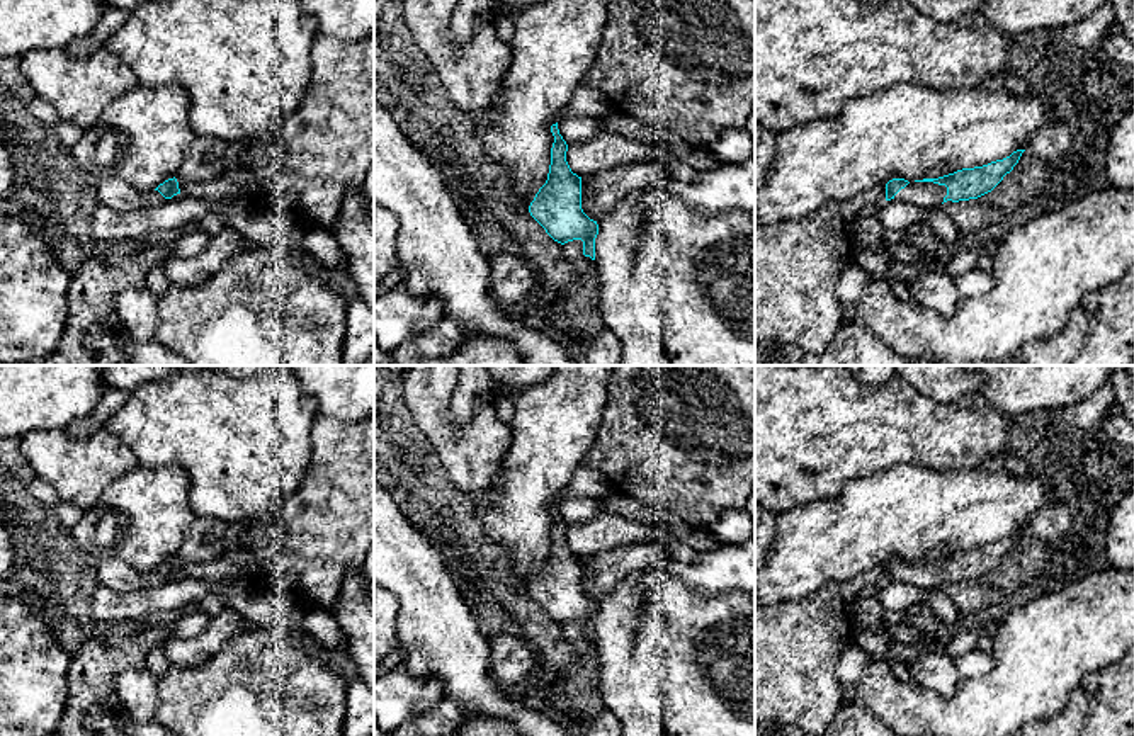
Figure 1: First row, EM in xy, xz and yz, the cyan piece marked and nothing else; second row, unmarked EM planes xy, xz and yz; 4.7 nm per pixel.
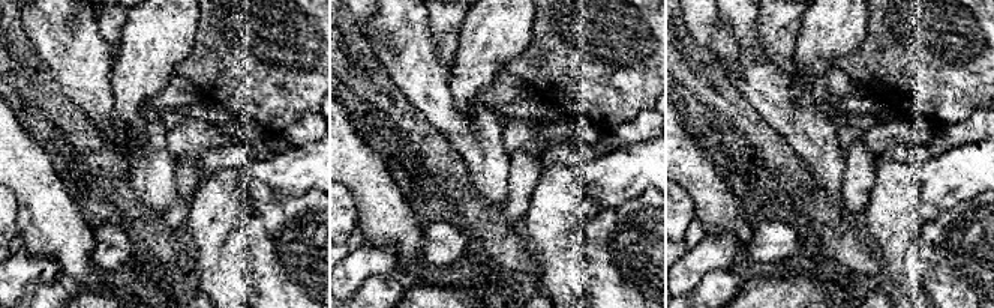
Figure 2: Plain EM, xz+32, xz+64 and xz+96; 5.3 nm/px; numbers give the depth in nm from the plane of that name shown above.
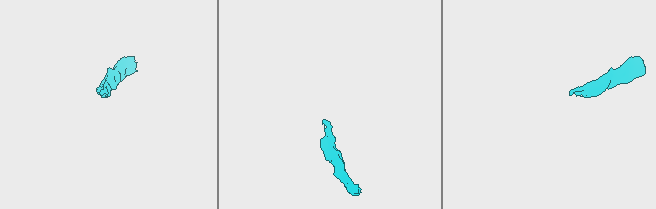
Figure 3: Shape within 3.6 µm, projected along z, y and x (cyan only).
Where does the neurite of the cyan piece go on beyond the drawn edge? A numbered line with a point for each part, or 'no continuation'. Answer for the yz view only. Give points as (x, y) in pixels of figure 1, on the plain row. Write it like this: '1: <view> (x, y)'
1: yz (924, 575)

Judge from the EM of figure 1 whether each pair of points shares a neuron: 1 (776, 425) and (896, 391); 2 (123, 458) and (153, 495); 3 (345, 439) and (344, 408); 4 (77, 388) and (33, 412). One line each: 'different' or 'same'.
1: same
2: different
3: different
4: same

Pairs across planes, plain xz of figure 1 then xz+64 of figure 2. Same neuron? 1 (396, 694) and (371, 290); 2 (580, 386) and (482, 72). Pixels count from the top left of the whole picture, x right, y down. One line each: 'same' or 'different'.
1: different
2: same

